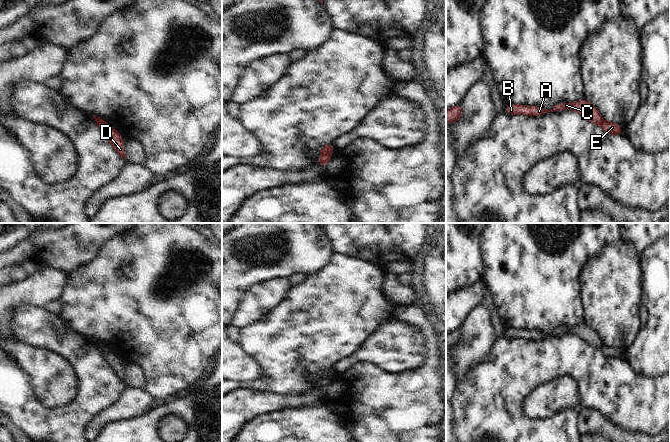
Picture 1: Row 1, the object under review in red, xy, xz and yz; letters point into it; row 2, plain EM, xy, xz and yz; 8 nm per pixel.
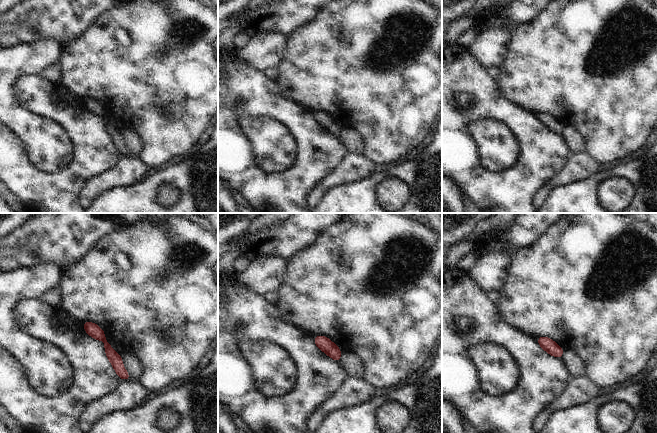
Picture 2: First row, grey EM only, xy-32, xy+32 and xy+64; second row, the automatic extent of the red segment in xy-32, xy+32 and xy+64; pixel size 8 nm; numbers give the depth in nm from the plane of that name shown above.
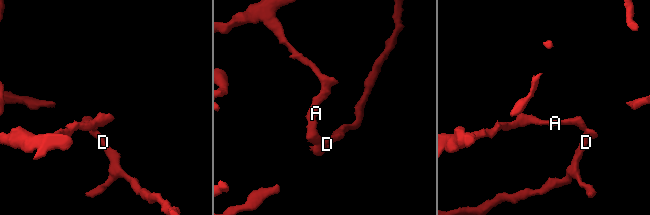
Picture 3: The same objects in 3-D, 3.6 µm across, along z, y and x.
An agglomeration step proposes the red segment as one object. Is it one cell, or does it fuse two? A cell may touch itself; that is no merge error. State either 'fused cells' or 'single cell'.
fused cells

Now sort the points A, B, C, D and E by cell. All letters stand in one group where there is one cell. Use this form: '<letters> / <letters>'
A B C / D E

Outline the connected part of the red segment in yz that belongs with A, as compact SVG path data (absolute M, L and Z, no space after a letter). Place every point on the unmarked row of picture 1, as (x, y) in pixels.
M585 322L575 327L559 327L555 329L551 334L540 332L537 330L530 331L518 328L507 328L505 337L510 339L524 338L526 340L543 340L548 336L561 335L564 333L571 333L581 338L593 348L600 349L603 346L600 336Z

